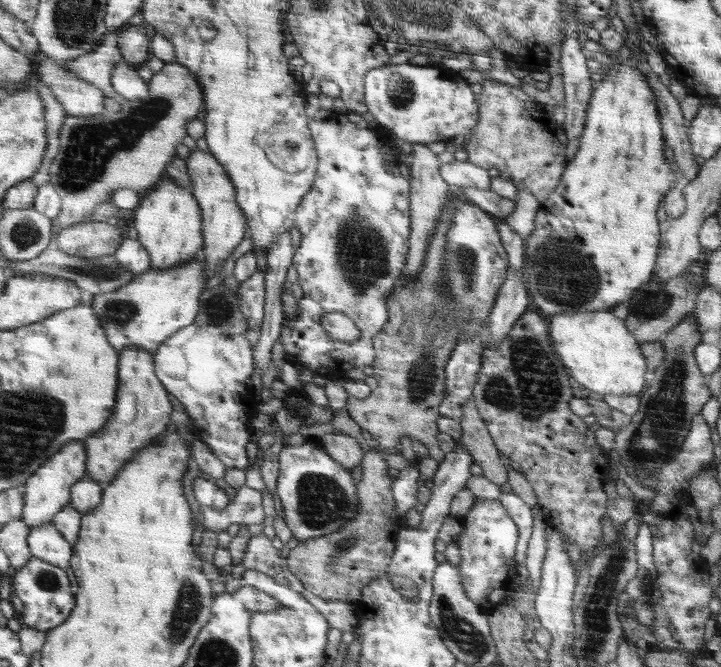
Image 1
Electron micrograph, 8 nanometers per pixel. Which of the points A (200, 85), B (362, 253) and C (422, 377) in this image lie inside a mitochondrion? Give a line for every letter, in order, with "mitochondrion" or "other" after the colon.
A: other
B: mitochondrion
C: mitochondrion

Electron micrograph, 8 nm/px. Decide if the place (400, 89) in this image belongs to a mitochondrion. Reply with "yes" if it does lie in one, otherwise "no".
yes

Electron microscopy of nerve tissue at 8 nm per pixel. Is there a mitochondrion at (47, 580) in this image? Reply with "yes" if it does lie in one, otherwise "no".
yes

